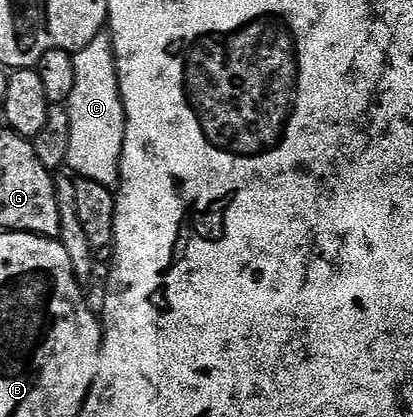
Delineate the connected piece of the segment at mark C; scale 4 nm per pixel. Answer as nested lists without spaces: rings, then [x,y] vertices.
[[[101,34],[93,38],[89,46],[74,53],[74,57],[73,70],[77,70],[77,82],[66,102],[72,133],[65,164],[72,168],[70,171],[76,177],[101,182],[101,186],[115,190],[119,187],[119,163],[123,157],[127,125],[123,96],[119,93],[119,72],[115,69],[115,46],[110,35]]]

